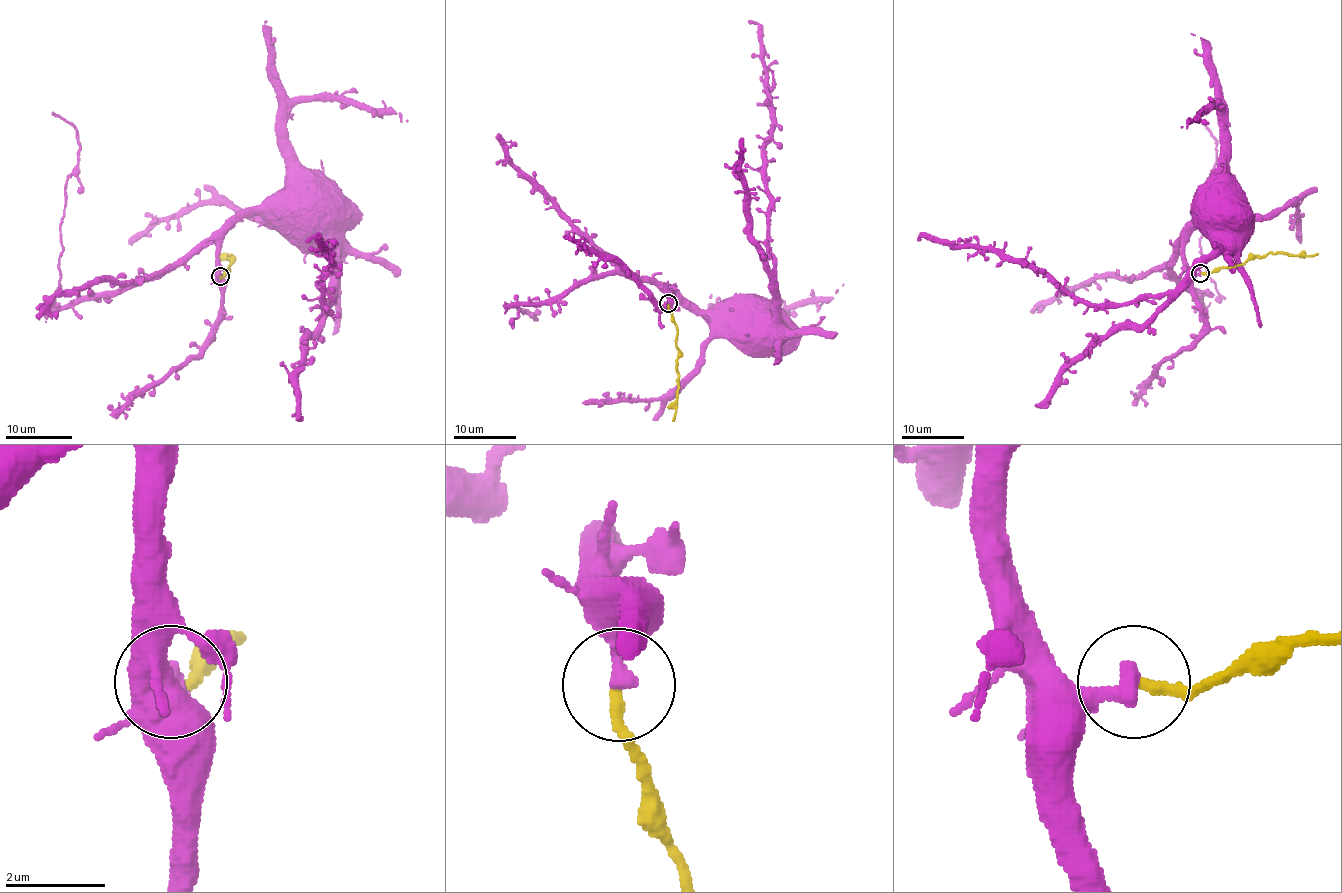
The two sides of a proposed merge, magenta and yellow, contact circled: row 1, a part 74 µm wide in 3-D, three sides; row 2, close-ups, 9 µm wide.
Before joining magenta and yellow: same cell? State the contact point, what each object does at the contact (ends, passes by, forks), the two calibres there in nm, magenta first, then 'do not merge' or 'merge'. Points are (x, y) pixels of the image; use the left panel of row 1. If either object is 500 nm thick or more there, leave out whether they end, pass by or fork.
place (220, 276); magenta ends; yellow ends; calibres 400 and 240 nm; do not merge

